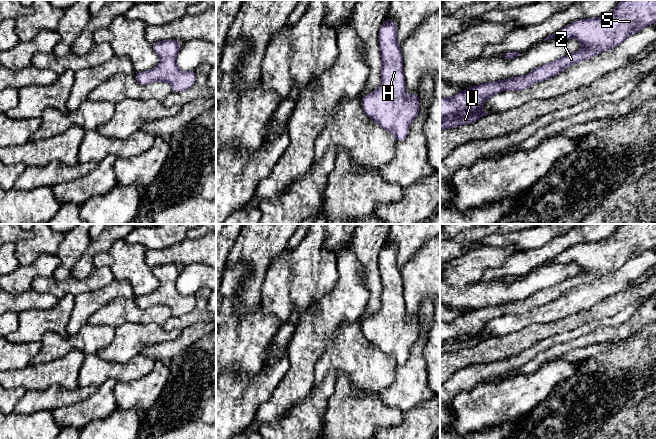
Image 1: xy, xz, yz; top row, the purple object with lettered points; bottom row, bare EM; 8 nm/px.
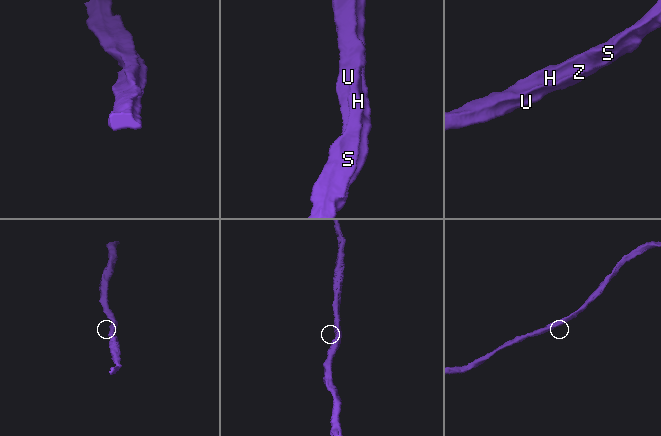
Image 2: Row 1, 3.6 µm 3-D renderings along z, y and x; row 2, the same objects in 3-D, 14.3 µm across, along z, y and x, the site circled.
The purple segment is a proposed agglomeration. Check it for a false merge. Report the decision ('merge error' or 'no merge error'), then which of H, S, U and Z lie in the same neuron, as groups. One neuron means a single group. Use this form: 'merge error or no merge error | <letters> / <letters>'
no merge error | H S U Z

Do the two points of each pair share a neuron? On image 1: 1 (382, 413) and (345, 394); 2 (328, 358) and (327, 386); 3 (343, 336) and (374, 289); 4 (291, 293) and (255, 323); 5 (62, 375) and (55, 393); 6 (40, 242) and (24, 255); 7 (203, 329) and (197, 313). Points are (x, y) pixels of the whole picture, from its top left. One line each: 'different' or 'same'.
1: same
2: different
3: different
4: different
5: different
6: same
7: different

